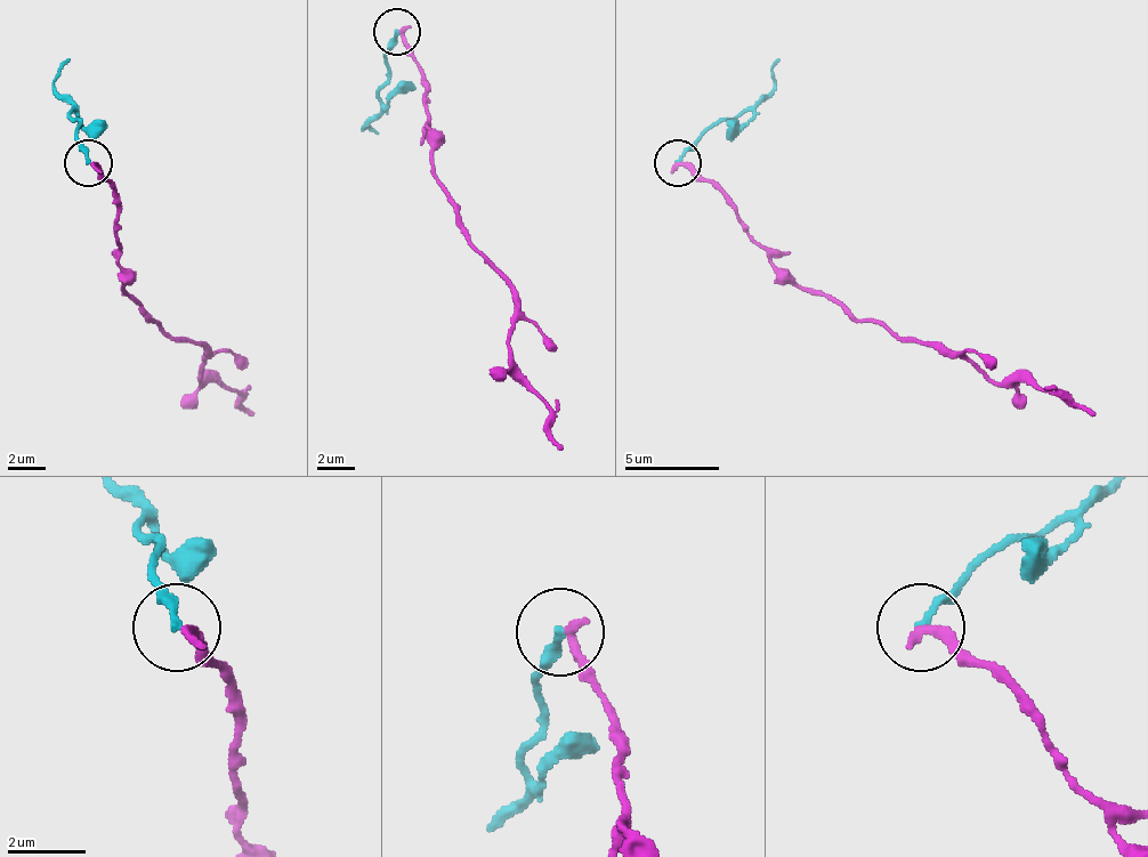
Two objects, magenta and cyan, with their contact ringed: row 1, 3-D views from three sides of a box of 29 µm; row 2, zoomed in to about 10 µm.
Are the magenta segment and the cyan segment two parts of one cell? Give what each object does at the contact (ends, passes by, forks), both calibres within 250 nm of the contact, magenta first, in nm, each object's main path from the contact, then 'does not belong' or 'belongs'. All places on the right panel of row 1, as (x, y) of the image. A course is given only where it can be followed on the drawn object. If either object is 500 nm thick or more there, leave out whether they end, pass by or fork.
magenta ends; cyan ends; calibres 280 and 200 nm; course magenta (676, 161), (724, 194), (794, 284), (822, 289), (859, 322), (963, 350), (996, 383), (1049, 388), (1096, 417); course cyan (676, 161), (709, 128), (756, 105), (775, 86), (779, 57); does not belong

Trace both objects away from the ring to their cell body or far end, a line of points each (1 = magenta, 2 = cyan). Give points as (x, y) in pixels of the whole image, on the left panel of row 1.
1: (91, 161), (115, 194), (120, 284), (158, 326), (204, 350), (204, 383), (233, 388), (252, 417)
2: (87, 161), (73, 105), (54, 86), (69, 57)

